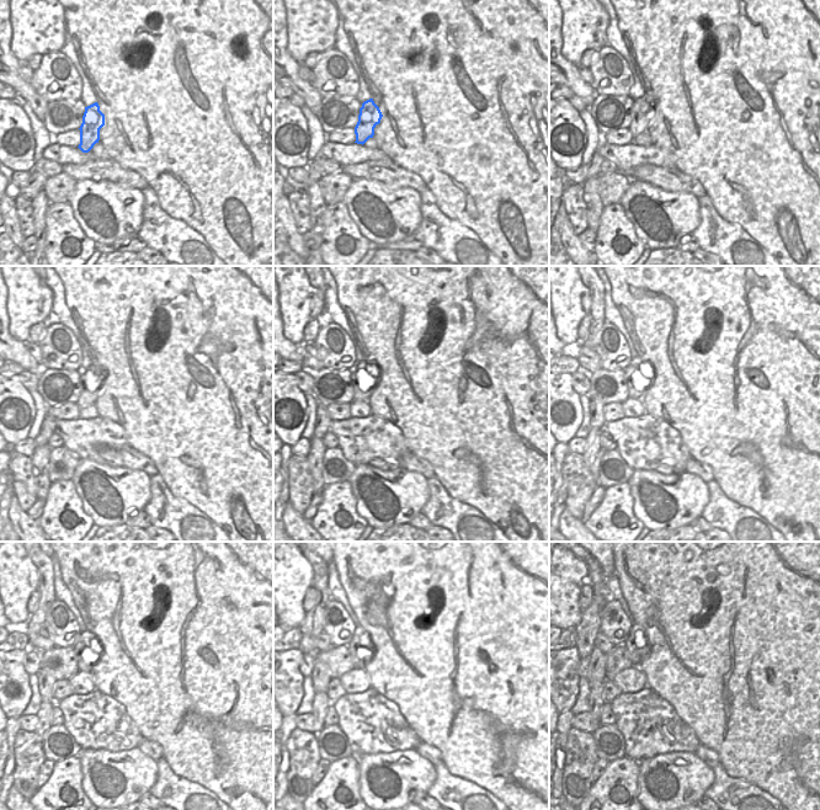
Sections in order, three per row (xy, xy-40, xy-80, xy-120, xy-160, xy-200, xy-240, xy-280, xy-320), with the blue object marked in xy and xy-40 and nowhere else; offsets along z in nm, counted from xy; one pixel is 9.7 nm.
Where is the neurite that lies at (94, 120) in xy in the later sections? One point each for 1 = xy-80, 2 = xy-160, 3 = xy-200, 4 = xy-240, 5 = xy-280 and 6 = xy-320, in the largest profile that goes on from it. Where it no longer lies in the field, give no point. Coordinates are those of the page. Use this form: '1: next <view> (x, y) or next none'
1: next xy-80 (640, 117)
2: next xy-160 (362, 392)
3: next xy-200 (637, 390)
4: next xy-240 (86, 638)
5: next xy-280 (361, 639)
6: next xy-320 (635, 644)

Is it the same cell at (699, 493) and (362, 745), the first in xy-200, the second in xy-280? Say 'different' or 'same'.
different

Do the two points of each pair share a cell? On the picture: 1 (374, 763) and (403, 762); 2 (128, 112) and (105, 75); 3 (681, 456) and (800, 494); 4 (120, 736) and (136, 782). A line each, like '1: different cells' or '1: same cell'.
1: same cell
2: same cell
3: different cells
4: different cells

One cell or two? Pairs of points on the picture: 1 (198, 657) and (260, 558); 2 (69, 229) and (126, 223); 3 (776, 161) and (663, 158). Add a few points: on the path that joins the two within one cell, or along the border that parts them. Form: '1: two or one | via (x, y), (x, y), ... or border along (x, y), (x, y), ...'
1: one | via (214, 633), (260, 587), (260, 582)
2: two | border along (68, 202), (73, 217), (81, 230), (95, 243)
3: two | border along (651, 143), (664, 150), (675, 166)

